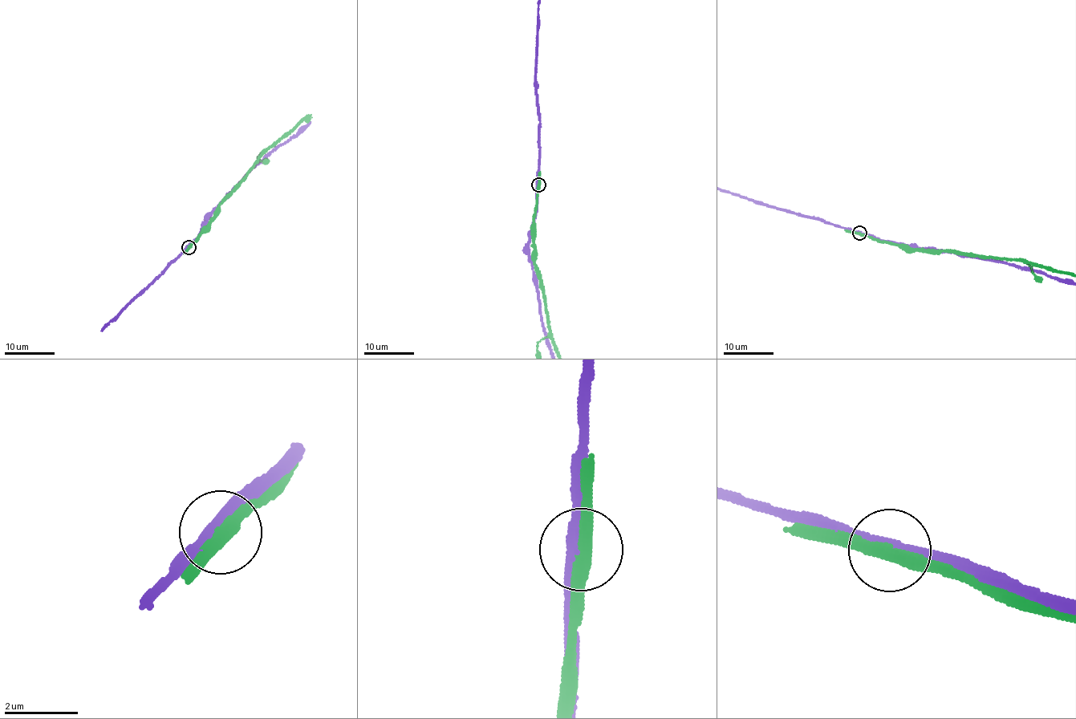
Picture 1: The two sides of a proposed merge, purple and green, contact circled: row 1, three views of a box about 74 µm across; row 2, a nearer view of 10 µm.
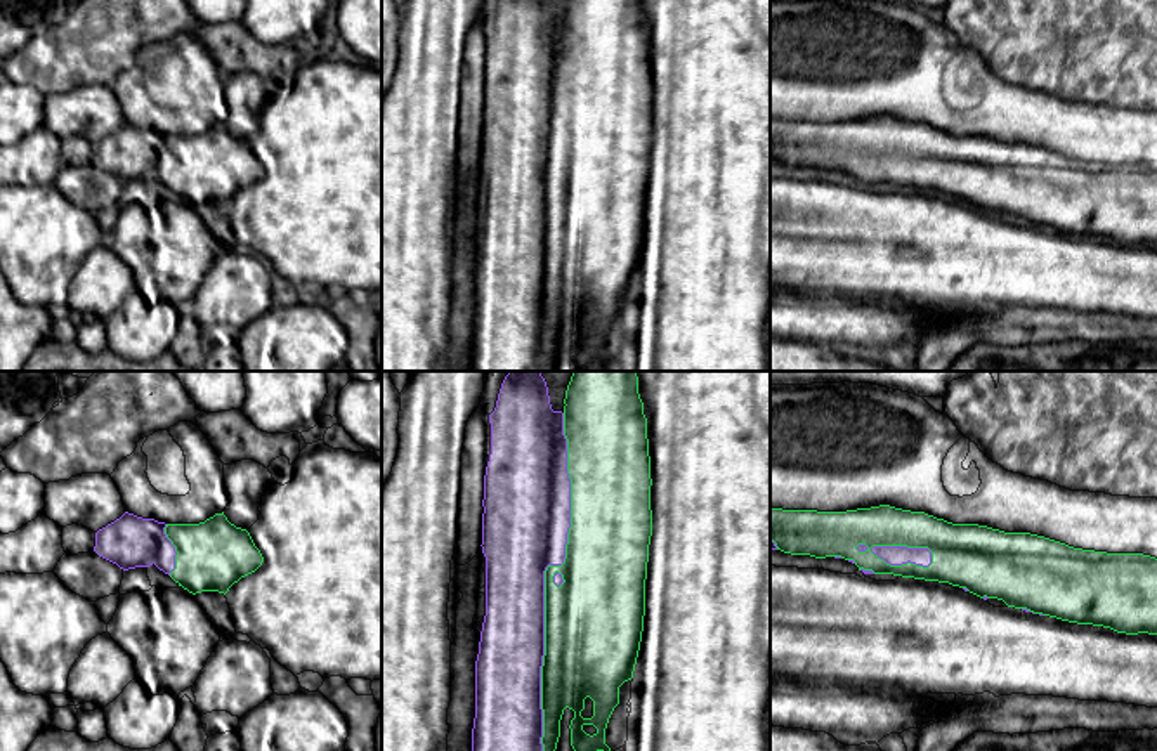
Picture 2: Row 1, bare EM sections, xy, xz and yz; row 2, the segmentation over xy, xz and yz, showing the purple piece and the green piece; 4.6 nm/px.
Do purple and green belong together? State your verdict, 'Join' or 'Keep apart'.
Keep apart

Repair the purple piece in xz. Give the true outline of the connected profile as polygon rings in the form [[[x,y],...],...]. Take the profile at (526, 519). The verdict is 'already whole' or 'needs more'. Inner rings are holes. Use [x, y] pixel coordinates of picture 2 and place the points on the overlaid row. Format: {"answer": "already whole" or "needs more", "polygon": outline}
{"answer": "already whole", "polygon": [[[510,371],[489,423],[480,545],[486,557],[486,616],[475,661],[472,751],[543,751],[545,571],[564,564],[571,527],[564,413],[552,409],[541,371]]]}

